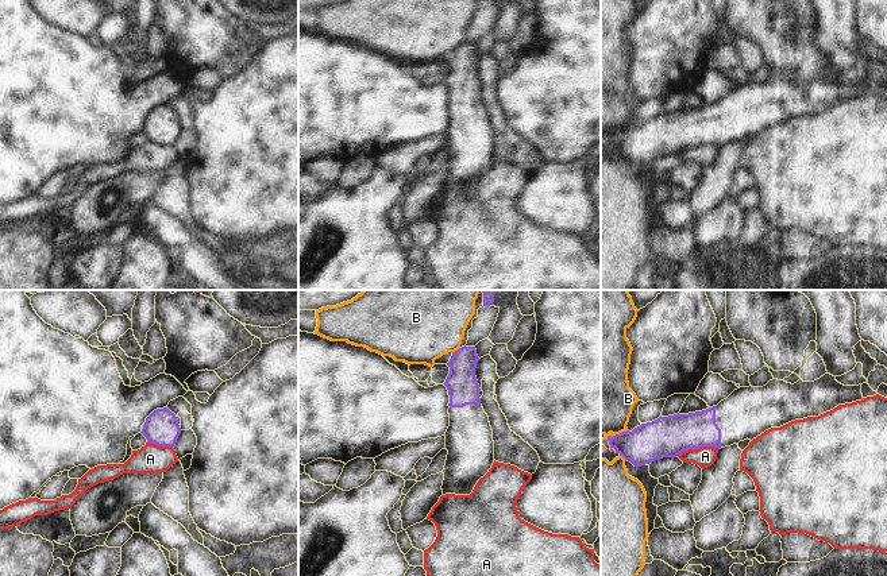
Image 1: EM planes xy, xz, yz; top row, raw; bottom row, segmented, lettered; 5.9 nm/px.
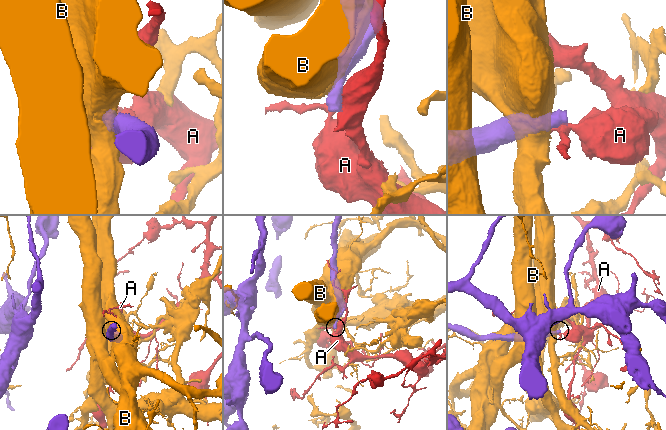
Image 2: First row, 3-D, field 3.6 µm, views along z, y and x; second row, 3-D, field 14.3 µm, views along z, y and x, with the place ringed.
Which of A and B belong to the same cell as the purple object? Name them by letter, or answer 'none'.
none

